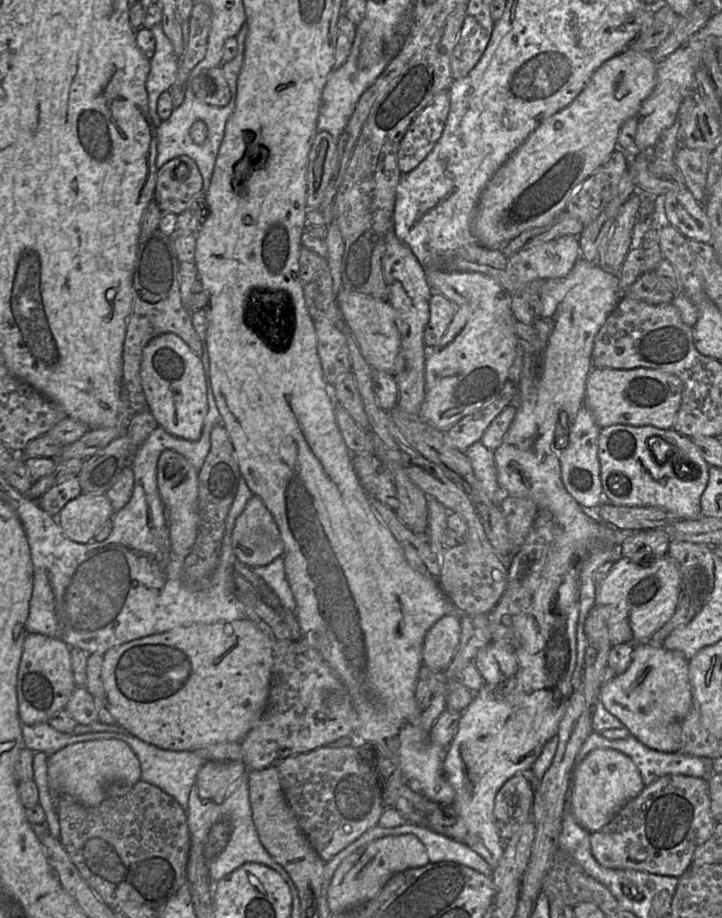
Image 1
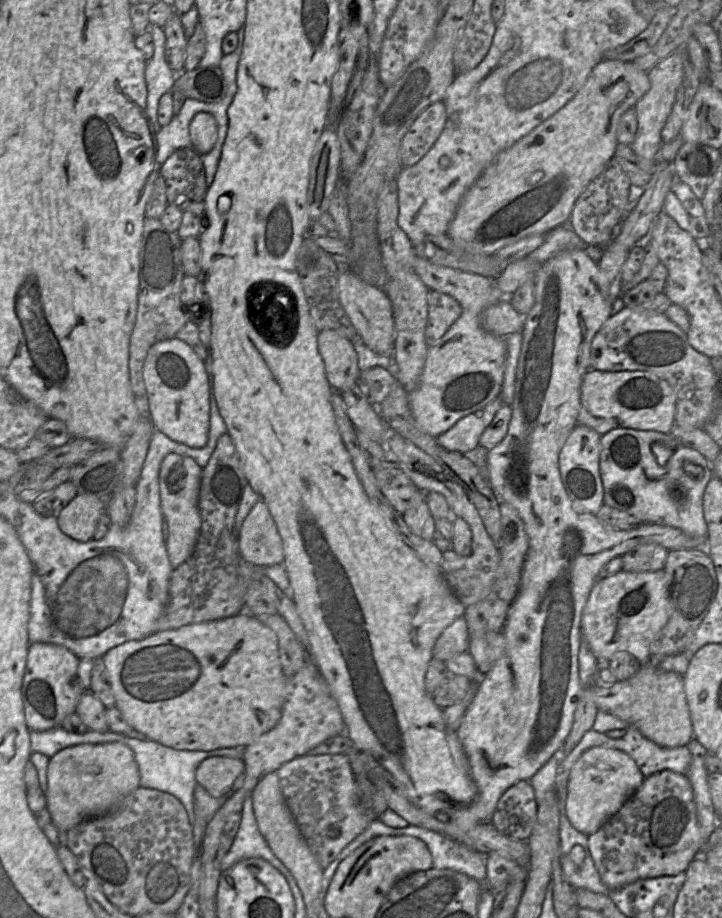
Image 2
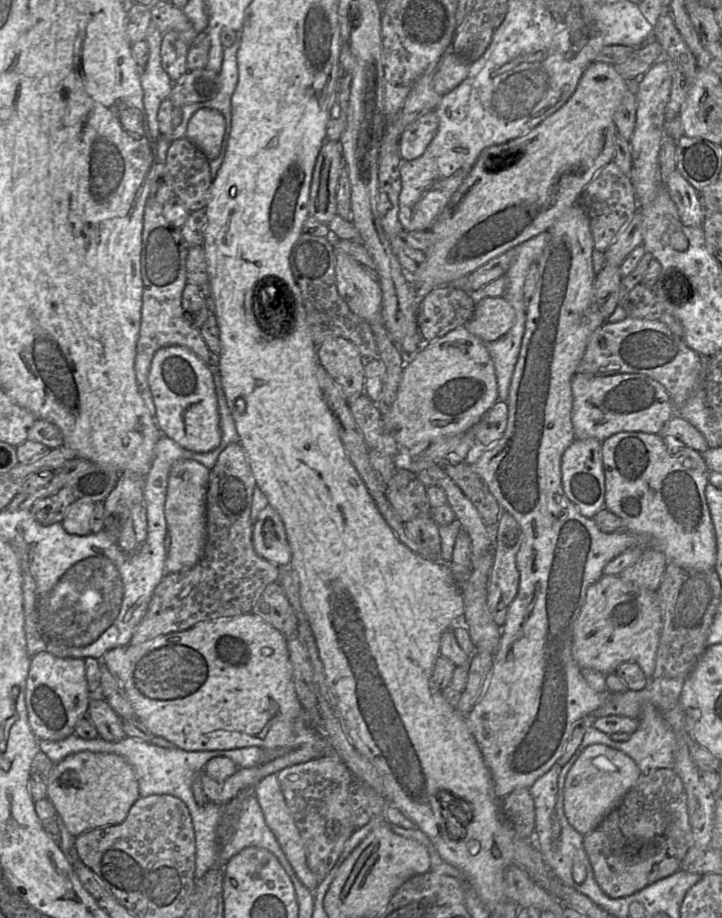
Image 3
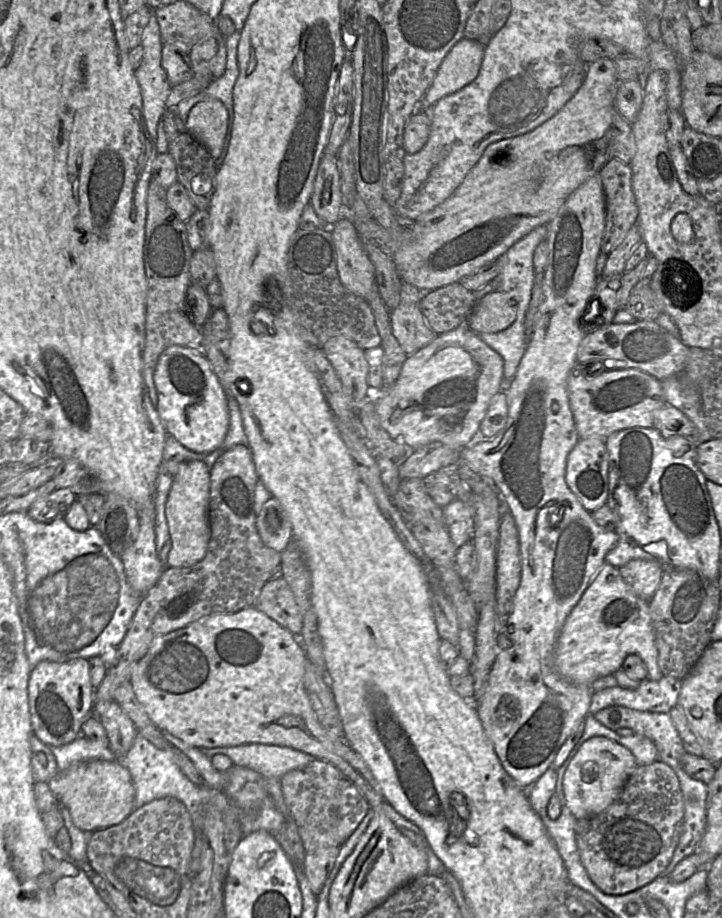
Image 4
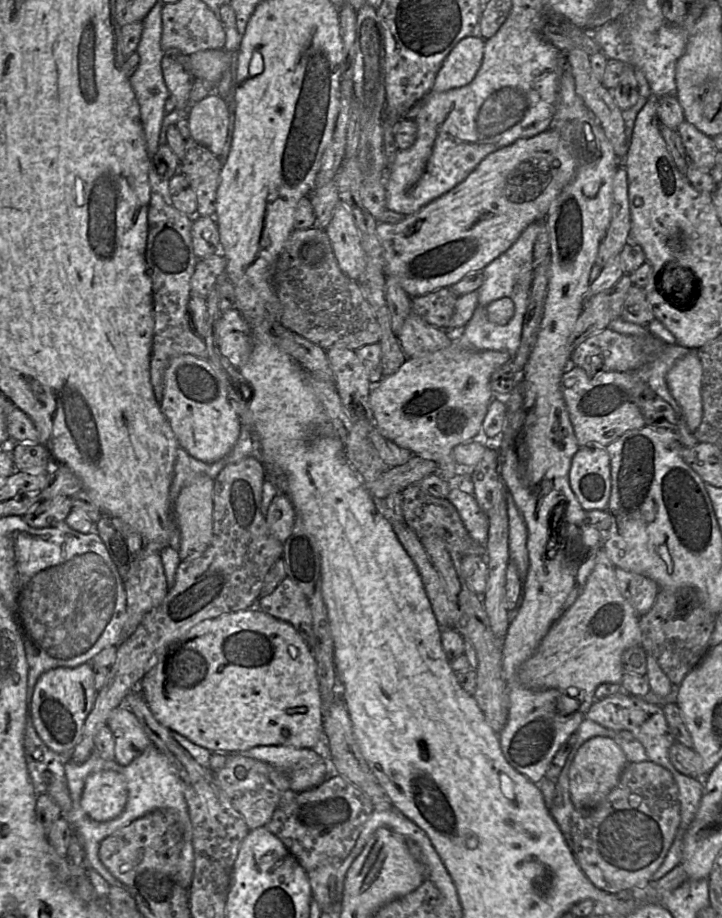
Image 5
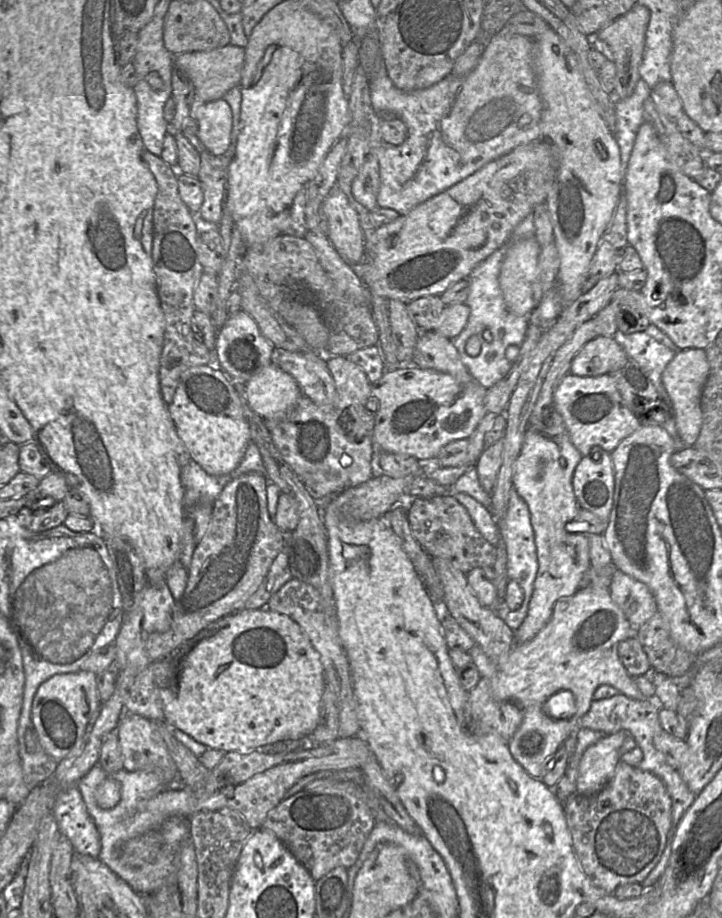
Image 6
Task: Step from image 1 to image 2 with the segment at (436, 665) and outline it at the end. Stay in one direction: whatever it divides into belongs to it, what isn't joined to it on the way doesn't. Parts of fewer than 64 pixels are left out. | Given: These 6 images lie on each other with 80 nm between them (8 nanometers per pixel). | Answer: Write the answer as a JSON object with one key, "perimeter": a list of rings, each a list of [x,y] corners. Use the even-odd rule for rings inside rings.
{"perimeter":[[[462,618],[452,622],[435,642],[432,655],[434,659],[447,662],[452,657],[466,652],[470,645],[470,635],[467,622]]]}

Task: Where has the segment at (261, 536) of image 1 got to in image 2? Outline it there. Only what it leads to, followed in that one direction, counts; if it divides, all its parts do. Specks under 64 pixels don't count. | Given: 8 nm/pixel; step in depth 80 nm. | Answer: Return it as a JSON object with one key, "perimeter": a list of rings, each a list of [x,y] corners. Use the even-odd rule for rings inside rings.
{"perimeter":[[[259,500],[243,522],[238,536],[241,557],[250,564],[269,567],[283,564],[282,538],[263,500]]]}

